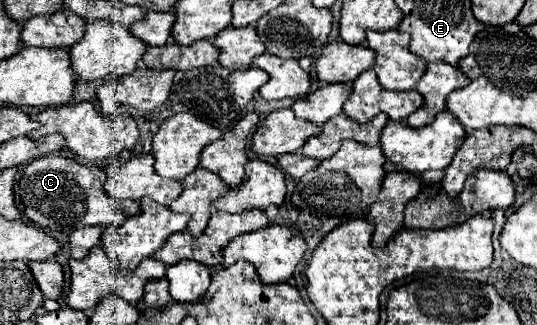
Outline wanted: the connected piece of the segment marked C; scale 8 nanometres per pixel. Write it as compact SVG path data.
M41 156L29 162L25 168L19 188L21 188L21 202L23 212L29 222L41 228L45 234L53 236L59 244L69 244L67 234L73 228L85 226L119 226L129 216L139 212L139 202L135 200L113 200L103 184L105 172L97 166L83 166L65 156Z

